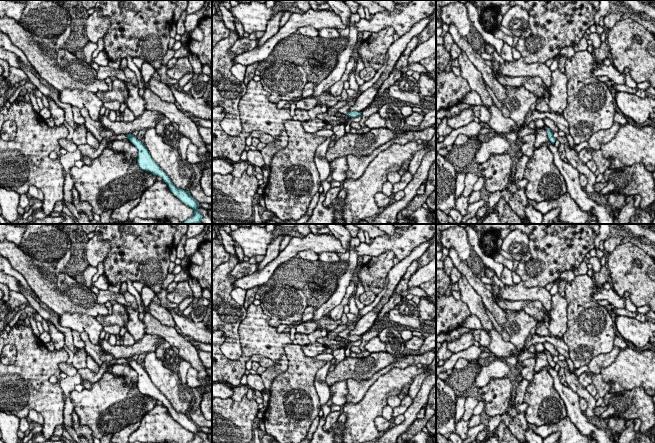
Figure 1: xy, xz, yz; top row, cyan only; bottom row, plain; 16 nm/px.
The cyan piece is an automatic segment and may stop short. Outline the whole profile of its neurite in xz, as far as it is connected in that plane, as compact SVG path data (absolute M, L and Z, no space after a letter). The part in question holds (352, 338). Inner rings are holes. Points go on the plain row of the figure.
M356 323L350 324L346 329L338 333L338 336L348 339L351 342L355 342L361 339L361 336L351 335L350 331L354 328Z

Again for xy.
M131 357L126 359L129 365L137 372L138 382L137 388L140 393L150 396L163 403L170 415L186 430L194 434L194 439L189 443L202 443L203 440L199 436L199 427L188 417L188 415L177 412L168 401L168 399L159 391L159 389L153 384L148 373L145 369L137 363L136 360L132 360Z

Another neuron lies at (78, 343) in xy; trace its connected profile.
M72 330L73 343L74 346L78 349L84 349L85 344L80 337L80 333L76 330Z

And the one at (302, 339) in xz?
M296 332L295 339L297 340L297 344L299 344L301 346L306 346L306 345L309 345L311 343L310 340L308 339L307 334Z

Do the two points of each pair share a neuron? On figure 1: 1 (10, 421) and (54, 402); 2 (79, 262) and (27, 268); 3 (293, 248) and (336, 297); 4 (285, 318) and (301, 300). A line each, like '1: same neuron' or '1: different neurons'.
1: different neurons
2: different neurons
3: different neurons
4: same neuron

